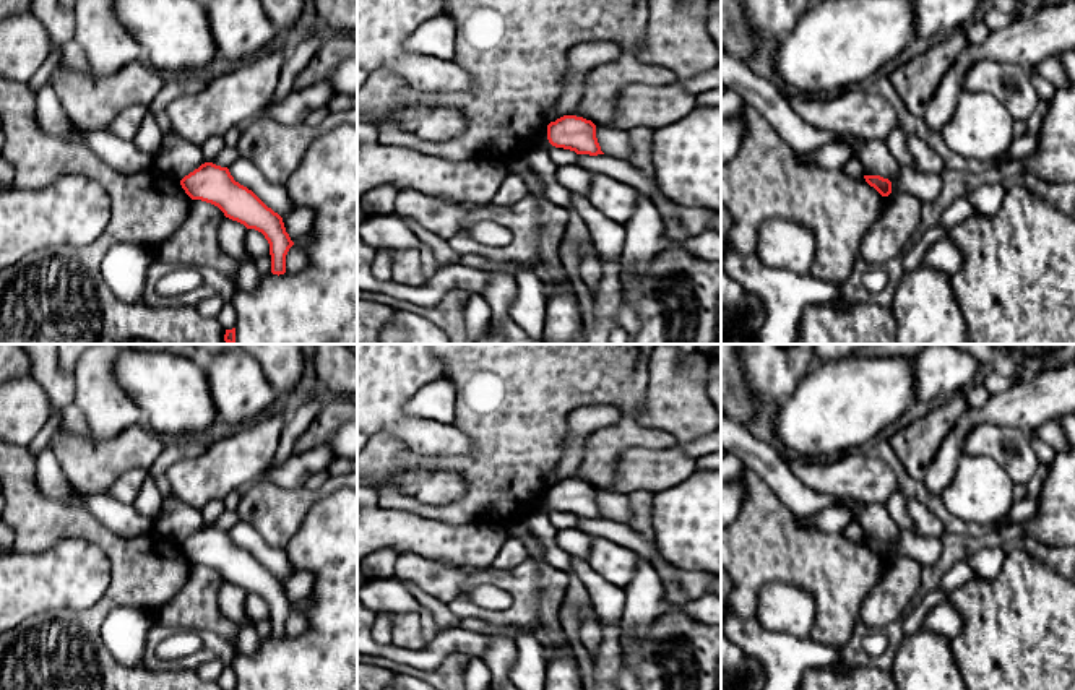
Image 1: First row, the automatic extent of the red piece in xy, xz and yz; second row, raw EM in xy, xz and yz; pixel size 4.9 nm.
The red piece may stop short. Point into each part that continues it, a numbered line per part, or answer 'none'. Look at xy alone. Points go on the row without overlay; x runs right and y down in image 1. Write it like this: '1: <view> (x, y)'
none

